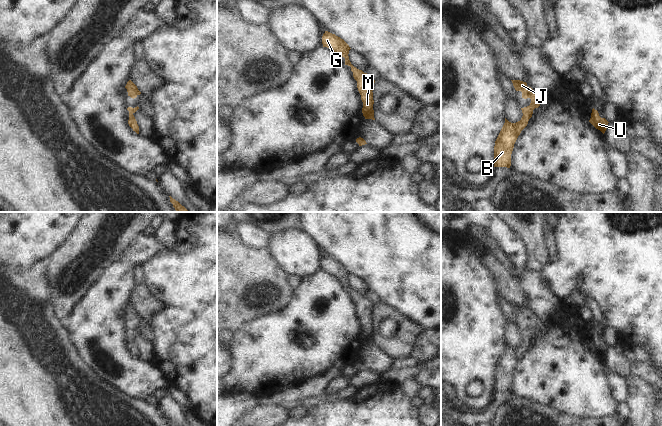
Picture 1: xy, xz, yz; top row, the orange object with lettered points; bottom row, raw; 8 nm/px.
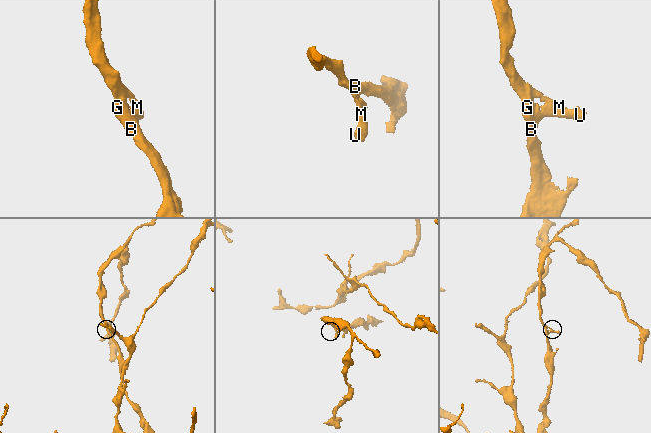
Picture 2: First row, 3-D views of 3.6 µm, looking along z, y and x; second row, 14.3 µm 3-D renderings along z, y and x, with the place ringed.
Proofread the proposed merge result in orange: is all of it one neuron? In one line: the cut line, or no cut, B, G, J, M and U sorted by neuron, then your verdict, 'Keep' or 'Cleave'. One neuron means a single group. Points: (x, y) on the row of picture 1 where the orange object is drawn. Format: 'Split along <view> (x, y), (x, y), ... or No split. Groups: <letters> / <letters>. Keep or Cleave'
No split. Groups: B G J M U. Keep

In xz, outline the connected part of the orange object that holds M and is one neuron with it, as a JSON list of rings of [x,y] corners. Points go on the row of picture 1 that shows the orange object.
[[[328,31],[322,36],[322,44],[323,47],[327,47],[334,52],[338,53],[341,57],[345,58],[345,65],[351,67],[351,71],[353,72],[353,77],[357,81],[357,88],[361,95],[361,100],[363,102],[362,113],[365,119],[374,118],[374,110],[373,110],[373,87],[375,80],[371,78],[370,75],[364,73],[362,70],[354,67],[349,60],[349,50],[351,49],[349,45],[340,37],[332,34]]]

